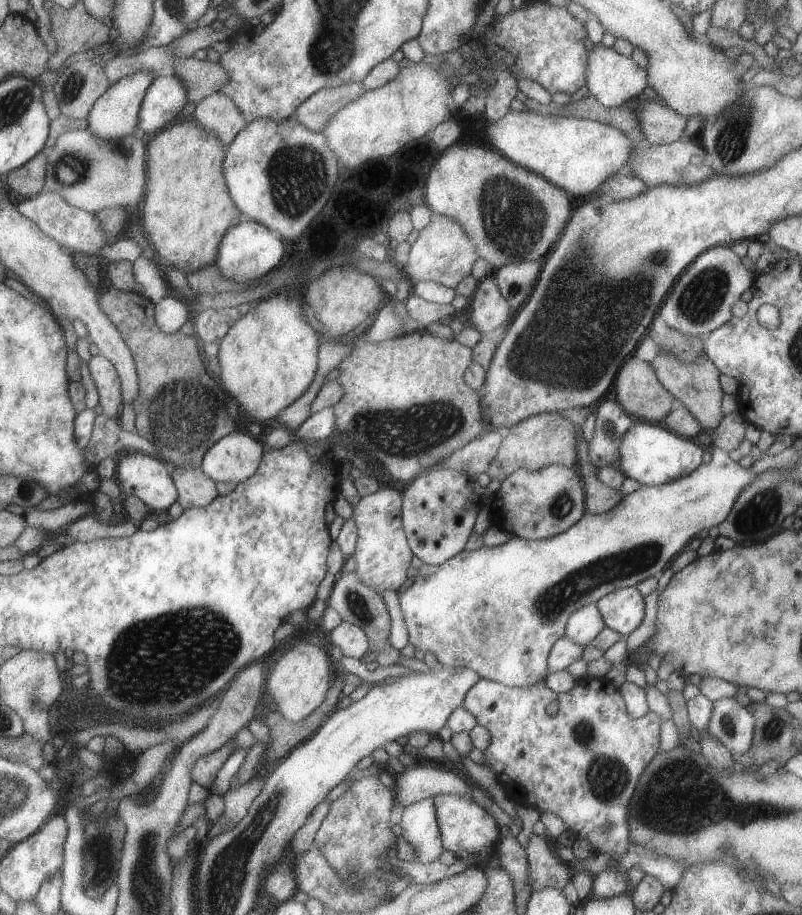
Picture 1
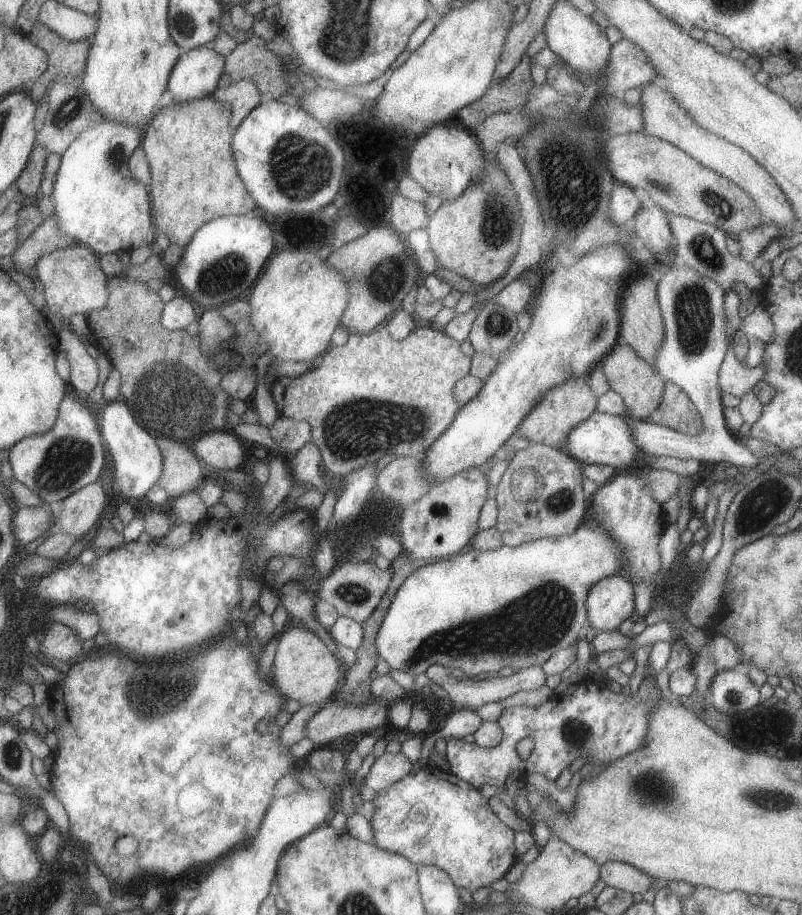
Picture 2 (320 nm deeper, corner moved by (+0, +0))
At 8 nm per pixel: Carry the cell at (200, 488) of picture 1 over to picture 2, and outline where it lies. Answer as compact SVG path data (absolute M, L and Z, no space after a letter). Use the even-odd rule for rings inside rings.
M154 437L163 460L163 472L159 476L159 480L157 480L157 485L165 490L168 498L177 498L186 492L198 490L206 479L204 466L191 452L189 446L181 441L167 440L166 437Z

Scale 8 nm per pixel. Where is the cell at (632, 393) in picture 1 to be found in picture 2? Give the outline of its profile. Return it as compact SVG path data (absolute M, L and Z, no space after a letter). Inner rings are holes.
M619 341L603 359L603 373L610 391L615 392L623 400L627 416L639 420L653 419L665 386L664 379L654 368L645 360L641 360L629 346Z

